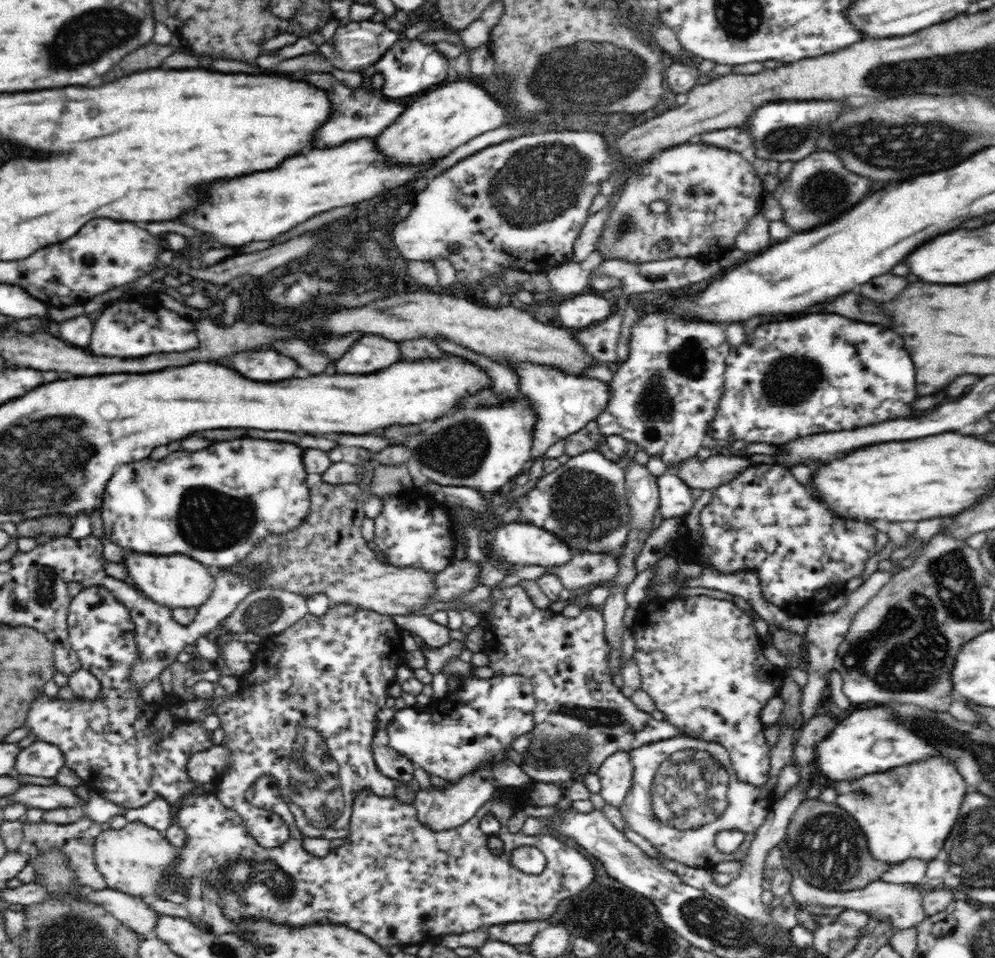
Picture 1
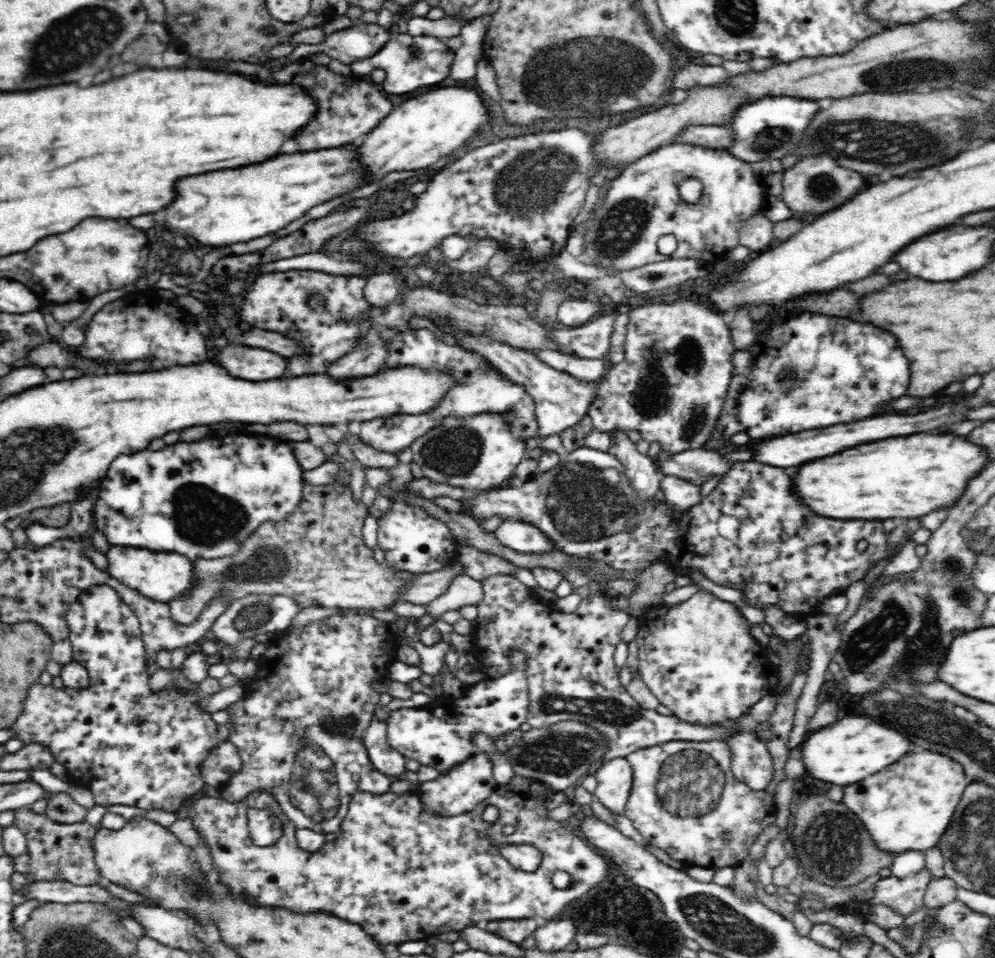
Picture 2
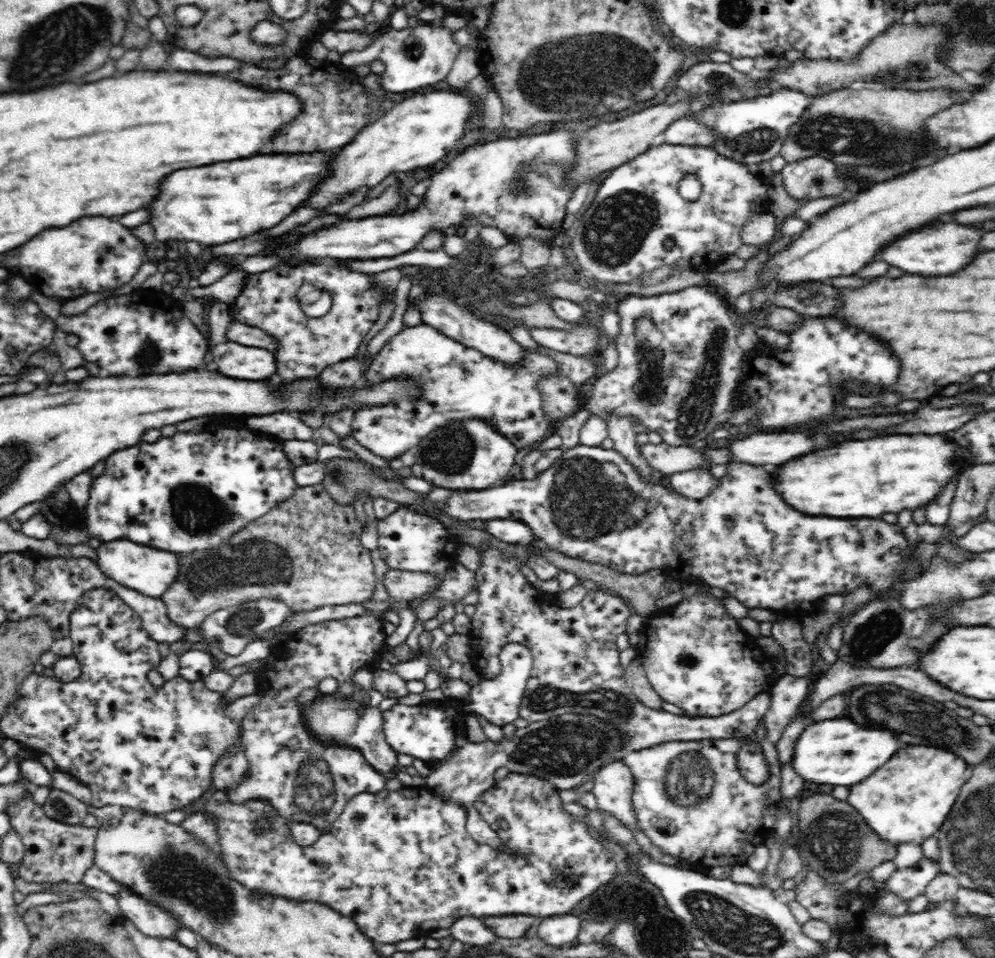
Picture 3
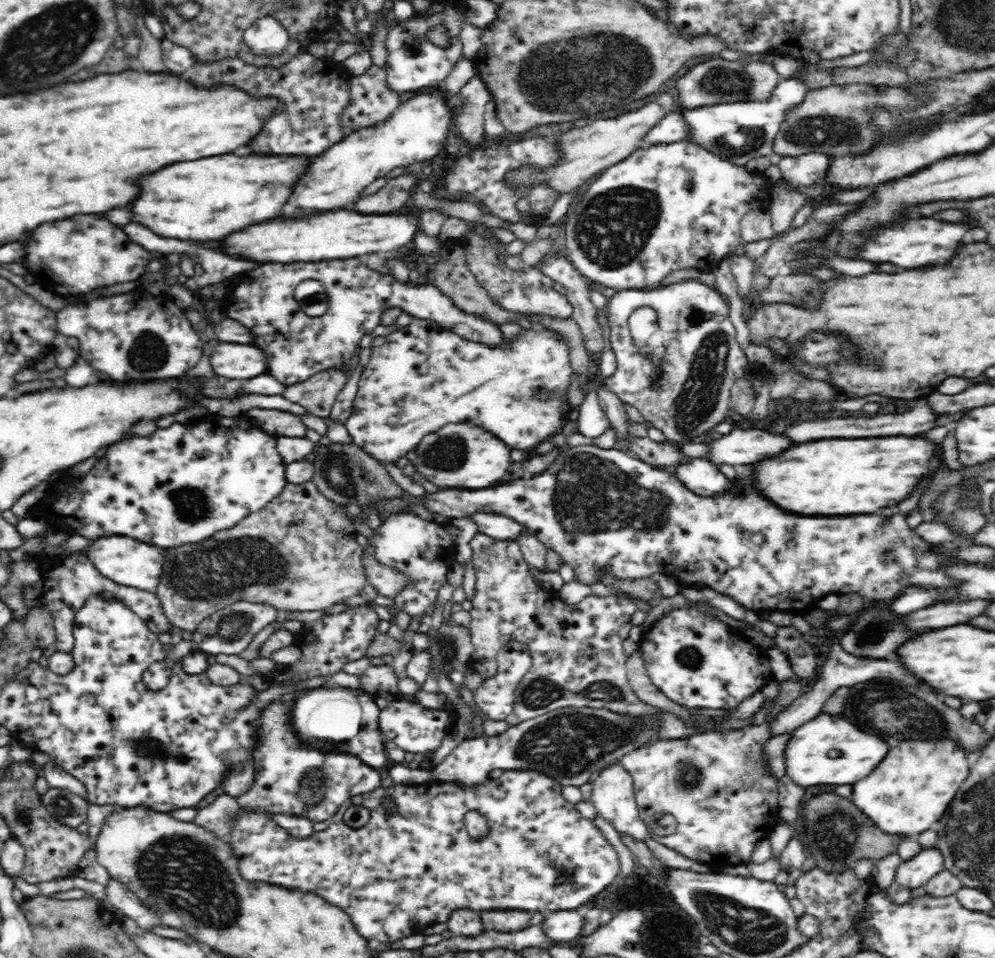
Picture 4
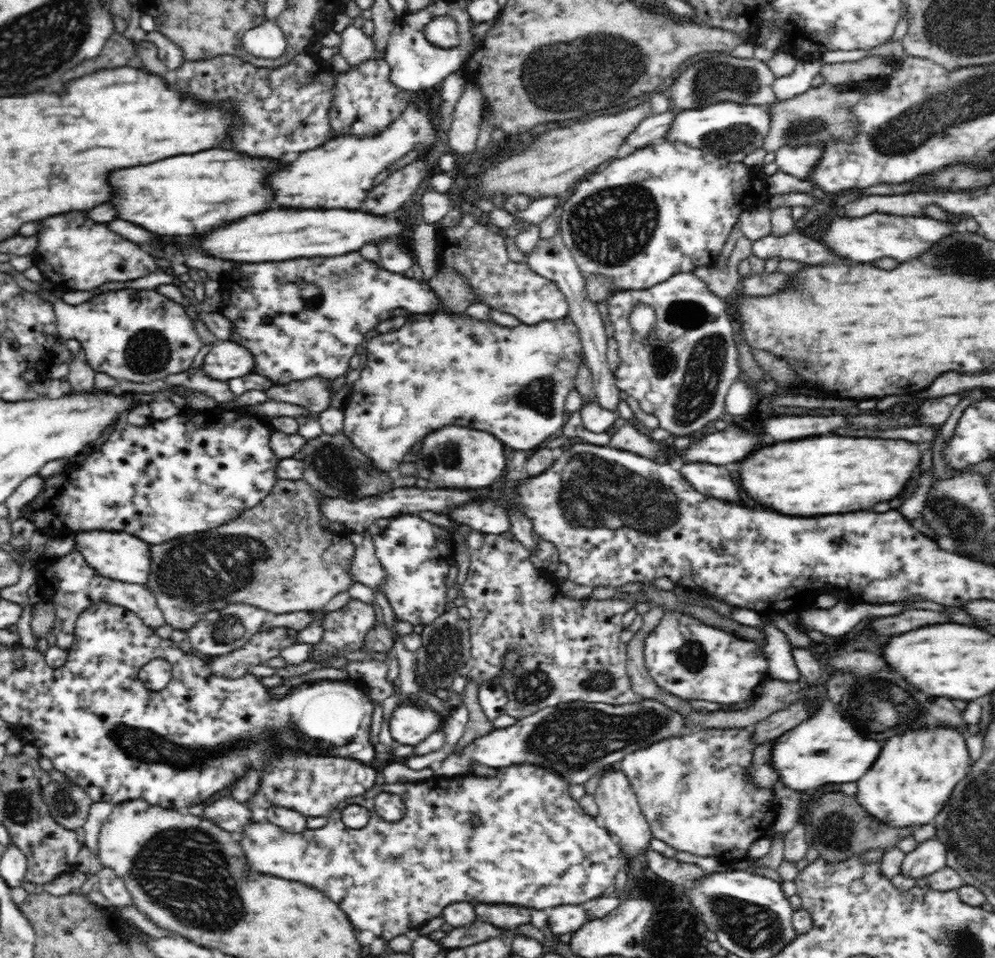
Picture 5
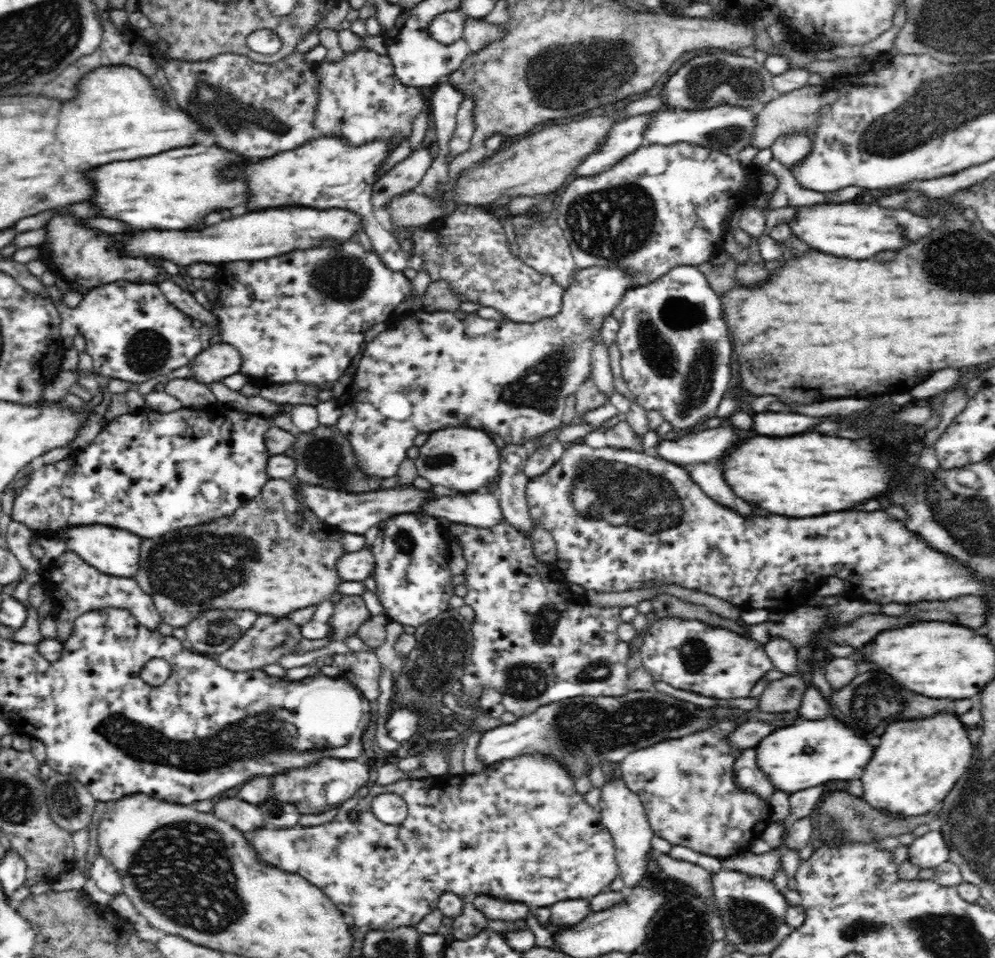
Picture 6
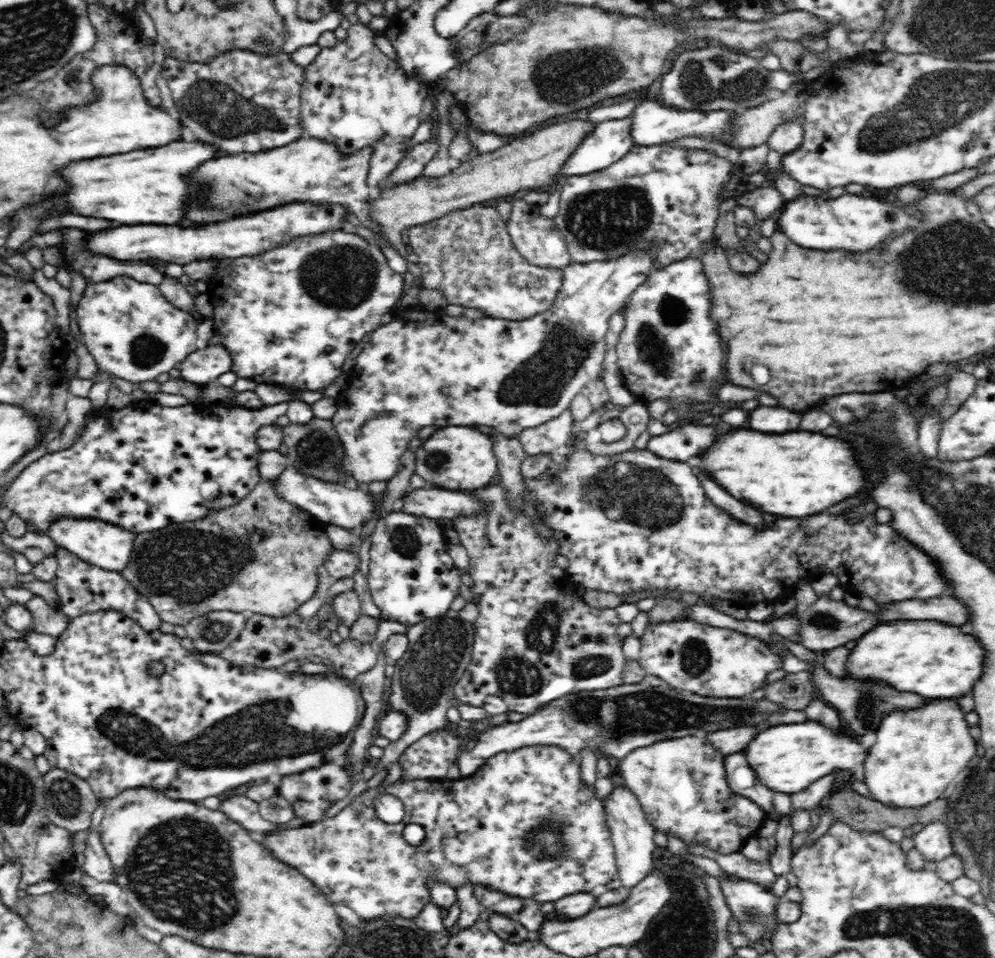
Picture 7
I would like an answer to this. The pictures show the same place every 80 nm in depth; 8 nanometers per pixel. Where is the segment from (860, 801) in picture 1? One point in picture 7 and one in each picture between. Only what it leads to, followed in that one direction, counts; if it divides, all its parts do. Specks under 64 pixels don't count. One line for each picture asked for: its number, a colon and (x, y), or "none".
2: (907, 806)
3: (908, 799)
4: (907, 793)
5: (912, 779)
6: (916, 765)
7: (919, 753)

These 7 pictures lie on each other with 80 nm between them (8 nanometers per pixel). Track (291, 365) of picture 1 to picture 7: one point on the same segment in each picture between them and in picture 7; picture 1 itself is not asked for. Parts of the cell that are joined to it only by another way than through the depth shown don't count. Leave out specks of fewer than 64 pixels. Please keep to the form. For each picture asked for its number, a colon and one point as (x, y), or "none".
2: (249, 363)
3: (233, 360)
4: (231, 361)
5: (226, 360)
6: (217, 362)
7: (202, 367)

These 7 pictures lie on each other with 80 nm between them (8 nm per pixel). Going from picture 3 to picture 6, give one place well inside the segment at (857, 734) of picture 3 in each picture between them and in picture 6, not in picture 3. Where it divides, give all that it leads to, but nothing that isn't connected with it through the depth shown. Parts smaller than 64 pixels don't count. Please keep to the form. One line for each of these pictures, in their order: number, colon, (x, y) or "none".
4: (828, 749)
5: (824, 749)
6: (807, 753)

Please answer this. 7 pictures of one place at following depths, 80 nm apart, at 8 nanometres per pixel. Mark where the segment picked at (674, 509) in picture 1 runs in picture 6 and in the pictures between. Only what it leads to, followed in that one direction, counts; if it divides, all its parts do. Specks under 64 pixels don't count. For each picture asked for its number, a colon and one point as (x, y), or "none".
2: (678, 493)
3: (691, 484)
4: (699, 475)
5: (713, 481)
6: (705, 476)

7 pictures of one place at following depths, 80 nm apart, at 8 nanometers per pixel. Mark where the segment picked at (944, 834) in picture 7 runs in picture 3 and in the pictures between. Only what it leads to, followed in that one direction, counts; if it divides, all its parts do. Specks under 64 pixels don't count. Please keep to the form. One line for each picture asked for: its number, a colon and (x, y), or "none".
3: (908, 883)
4: (915, 872)
5: (928, 857)
6: (931, 850)

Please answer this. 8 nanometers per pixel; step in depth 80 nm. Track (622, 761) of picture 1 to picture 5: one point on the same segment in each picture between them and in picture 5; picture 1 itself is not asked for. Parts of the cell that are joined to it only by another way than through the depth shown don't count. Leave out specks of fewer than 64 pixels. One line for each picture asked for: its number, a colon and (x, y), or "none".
2: (615, 777)
3: (613, 784)
4: (613, 793)
5: (619, 809)

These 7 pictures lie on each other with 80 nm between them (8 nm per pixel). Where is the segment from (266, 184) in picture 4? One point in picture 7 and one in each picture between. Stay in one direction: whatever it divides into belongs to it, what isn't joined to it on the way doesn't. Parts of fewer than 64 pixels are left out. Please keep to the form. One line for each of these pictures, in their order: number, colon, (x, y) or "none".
5: (186, 195)
6: (172, 190)
7: (146, 187)

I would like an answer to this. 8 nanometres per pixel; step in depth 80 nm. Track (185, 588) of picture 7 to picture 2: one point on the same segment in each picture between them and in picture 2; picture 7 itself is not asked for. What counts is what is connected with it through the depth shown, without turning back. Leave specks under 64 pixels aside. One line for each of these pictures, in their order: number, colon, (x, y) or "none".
2: (319, 553)
3: (307, 552)
4: (300, 553)
5: (281, 556)
6: (273, 556)

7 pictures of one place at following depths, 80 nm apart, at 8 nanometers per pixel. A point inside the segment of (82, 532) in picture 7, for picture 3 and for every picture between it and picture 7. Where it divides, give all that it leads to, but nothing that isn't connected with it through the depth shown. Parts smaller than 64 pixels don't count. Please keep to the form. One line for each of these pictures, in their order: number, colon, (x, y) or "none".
3: (151, 571)
4: (127, 561)
5: (119, 556)
6: (116, 552)

